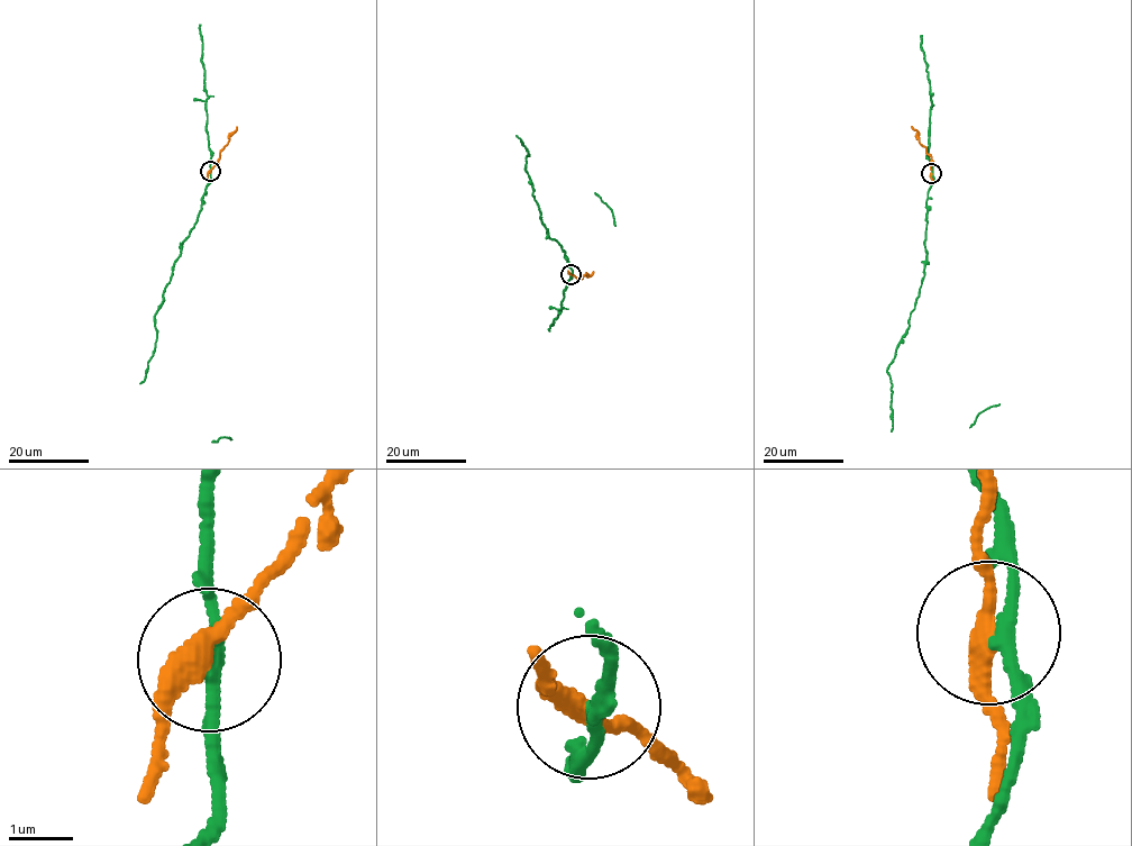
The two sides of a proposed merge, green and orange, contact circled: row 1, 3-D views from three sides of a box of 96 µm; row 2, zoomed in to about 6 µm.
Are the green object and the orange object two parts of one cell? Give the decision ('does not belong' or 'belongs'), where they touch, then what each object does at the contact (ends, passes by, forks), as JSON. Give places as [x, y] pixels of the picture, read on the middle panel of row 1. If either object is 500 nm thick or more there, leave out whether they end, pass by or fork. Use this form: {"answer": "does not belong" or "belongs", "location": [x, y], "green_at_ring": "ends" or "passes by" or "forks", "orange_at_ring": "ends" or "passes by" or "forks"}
{"answer": "does not belong", "location": [571, 274], "green_at_ring": "passes by", "orange_at_ring": "passes by"}

